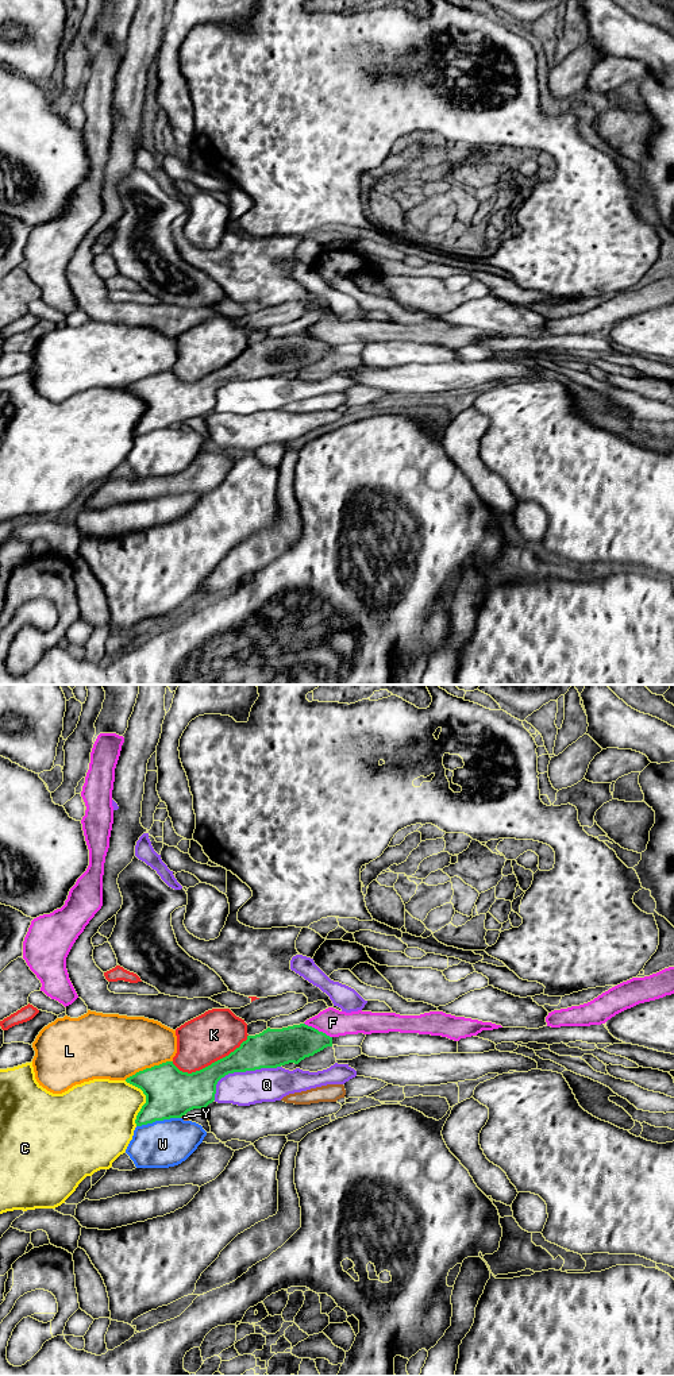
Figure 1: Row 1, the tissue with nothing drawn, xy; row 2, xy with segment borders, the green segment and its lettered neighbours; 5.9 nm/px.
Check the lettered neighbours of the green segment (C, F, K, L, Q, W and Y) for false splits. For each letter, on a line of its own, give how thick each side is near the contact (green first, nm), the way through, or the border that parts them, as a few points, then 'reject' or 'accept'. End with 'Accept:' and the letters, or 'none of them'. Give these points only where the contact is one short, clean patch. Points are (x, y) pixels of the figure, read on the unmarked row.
C: 300/360 nm | reject
F: 220/160 nm | along xy (304, 331), (331, 346) | reject
K: 240/280 nm | reject
L: 300/380 nm | reject
Q: 240/200 nm | reject
W: 300/280 nm | reject
Y: 300/30 nm | reject
Accept: none of them

